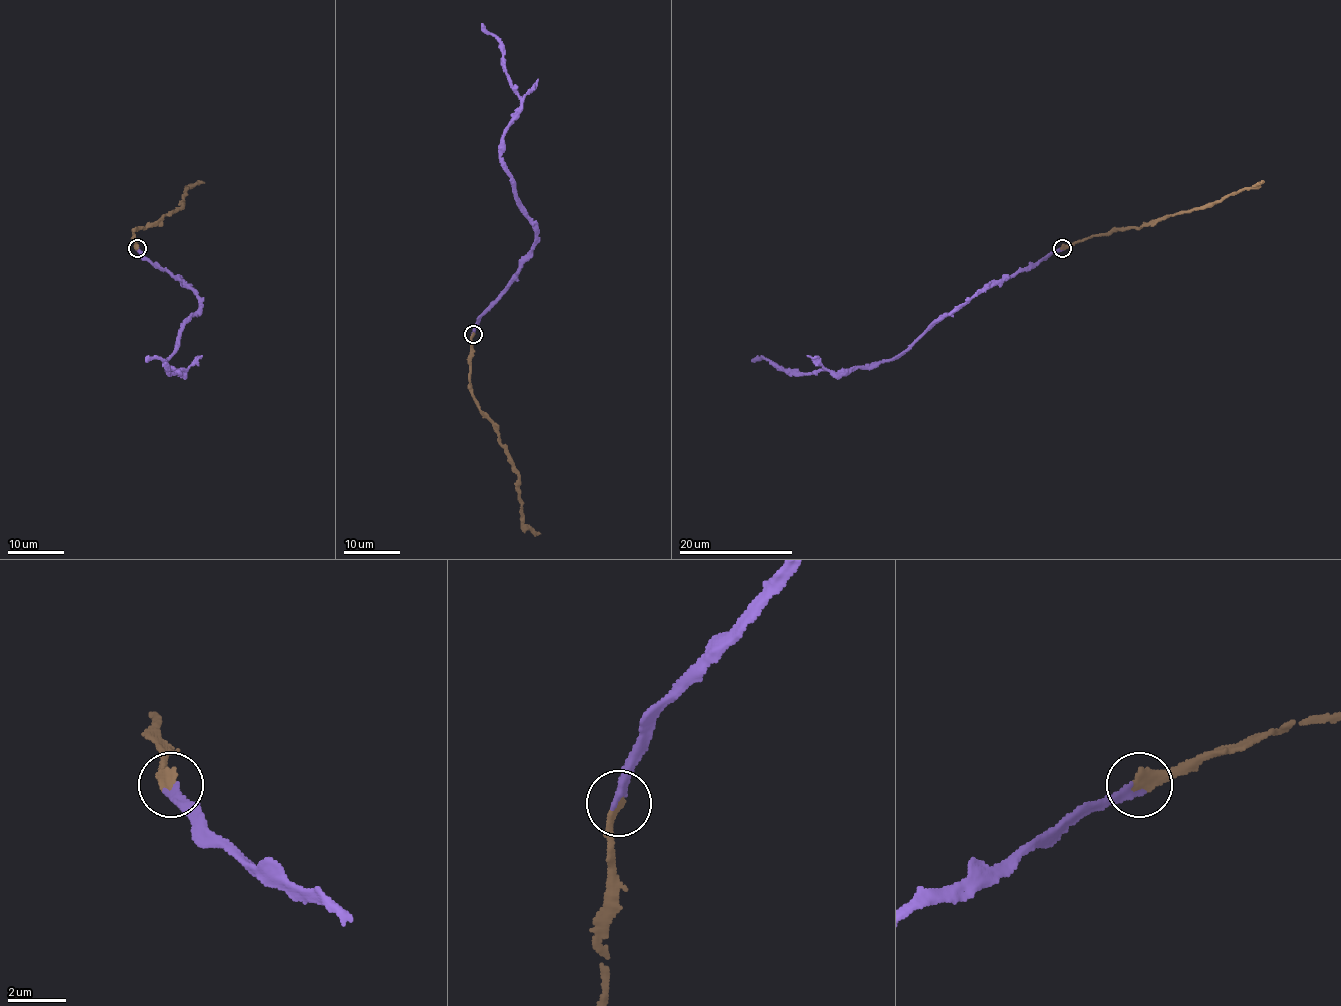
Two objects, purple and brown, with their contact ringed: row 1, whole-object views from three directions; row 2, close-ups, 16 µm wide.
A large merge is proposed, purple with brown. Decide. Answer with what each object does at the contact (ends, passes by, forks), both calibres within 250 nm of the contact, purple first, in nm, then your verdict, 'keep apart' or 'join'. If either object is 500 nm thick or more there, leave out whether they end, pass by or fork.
purple ends; brown ends; calibres 260 and 320 nm; join

